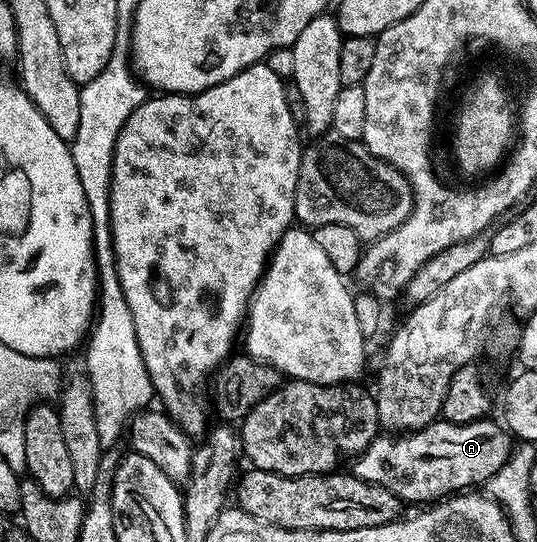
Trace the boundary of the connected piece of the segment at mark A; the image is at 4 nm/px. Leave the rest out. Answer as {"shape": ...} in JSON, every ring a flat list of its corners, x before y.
{"shape":[[439,418,433,420,428,426,416,429,414,432,405,434,379,434,360,455,353,457,352,465,354,464,354,468,352,468,352,474,369,484,384,486,384,490,390,490,392,494,396,494,399,500,405,502,407,505,418,504,414,506,429,506,451,494,458,494,463,490,477,489,479,486,485,485,486,481,492,478,492,474,496,474,496,470,500,470,500,466,504,466,504,462,510,457,512,451,512,437,510,433,506,431,501,423,495,422,493,424,491,420,490,418,485,418,472,421,470,424,453,424,443,418]]}

